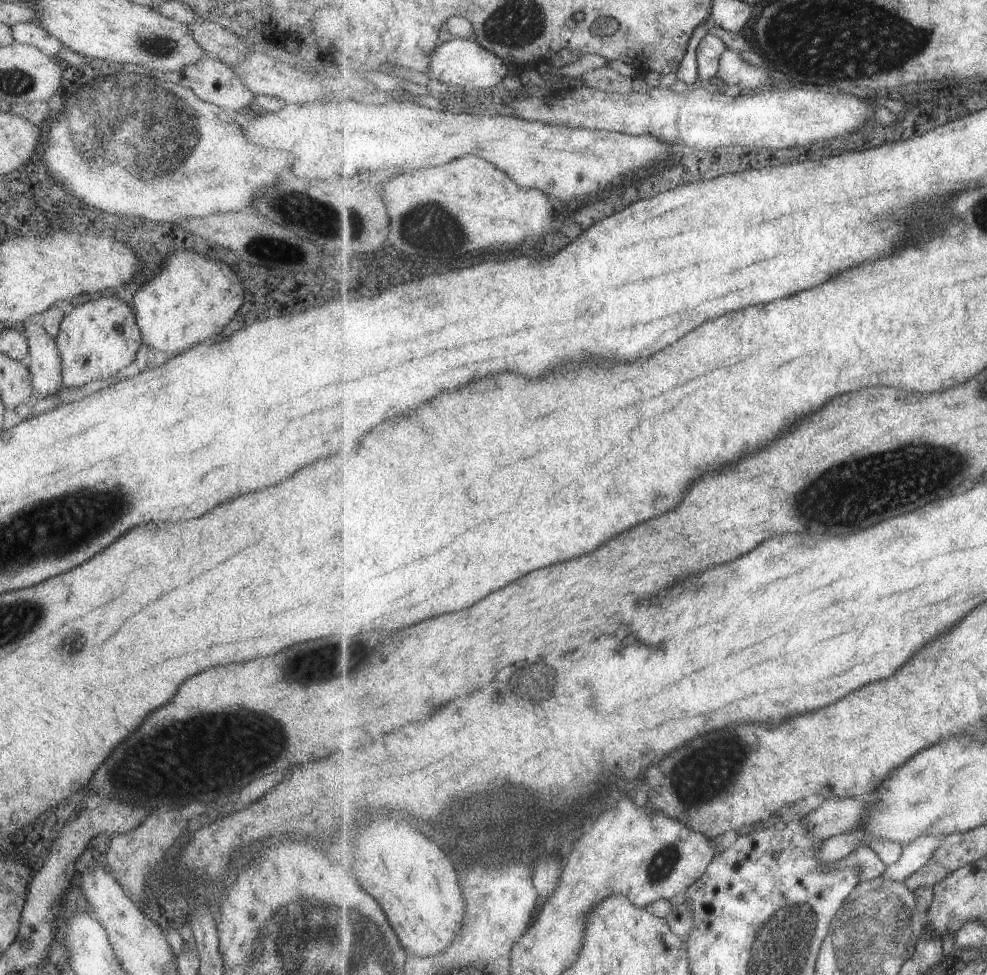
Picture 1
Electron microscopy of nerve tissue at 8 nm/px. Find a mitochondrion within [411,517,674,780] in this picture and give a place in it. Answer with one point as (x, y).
(545, 680)

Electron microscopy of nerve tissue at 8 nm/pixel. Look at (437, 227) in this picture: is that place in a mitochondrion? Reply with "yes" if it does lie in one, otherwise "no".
yes

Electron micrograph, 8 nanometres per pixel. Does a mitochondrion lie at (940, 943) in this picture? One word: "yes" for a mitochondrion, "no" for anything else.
no

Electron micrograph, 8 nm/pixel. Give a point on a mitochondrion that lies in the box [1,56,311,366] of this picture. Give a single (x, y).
(152, 123)

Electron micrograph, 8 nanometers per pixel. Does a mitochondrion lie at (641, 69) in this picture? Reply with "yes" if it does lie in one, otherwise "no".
no

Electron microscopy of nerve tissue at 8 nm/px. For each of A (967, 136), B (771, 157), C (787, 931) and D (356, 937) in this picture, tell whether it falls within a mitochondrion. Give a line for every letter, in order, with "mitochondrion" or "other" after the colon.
A: other
B: other
C: mitochondrion
D: mitochondrion

